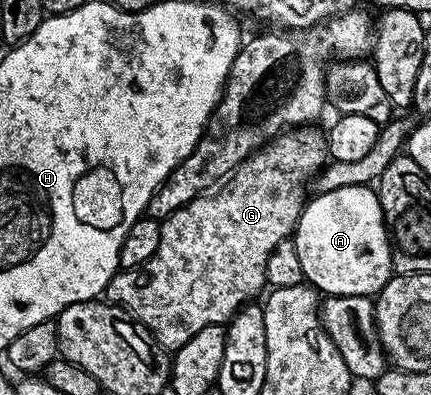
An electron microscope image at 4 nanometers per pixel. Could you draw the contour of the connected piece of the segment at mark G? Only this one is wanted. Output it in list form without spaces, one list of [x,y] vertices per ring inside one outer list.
[[[317,127],[290,129],[266,141],[229,174],[224,184],[191,199],[191,203],[165,218],[161,222],[159,251],[155,251],[145,265],[118,271],[111,283],[107,283],[104,300],[110,305],[121,306],[136,321],[143,323],[162,349],[176,351],[191,339],[191,335],[199,335],[203,327],[225,325],[241,308],[257,296],[260,298],[266,288],[265,272],[271,251],[292,238],[297,220],[305,210],[305,188],[310,188],[311,182],[330,160],[326,134],[313,128]]]

